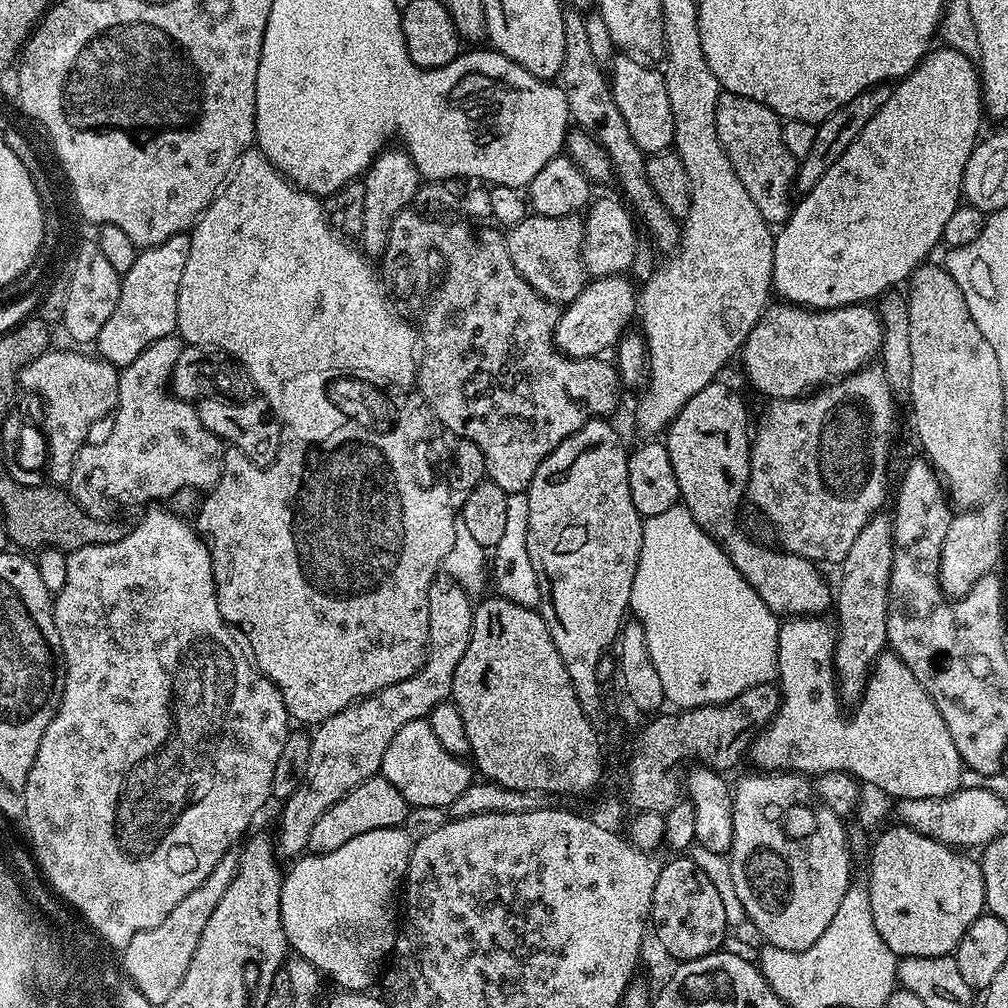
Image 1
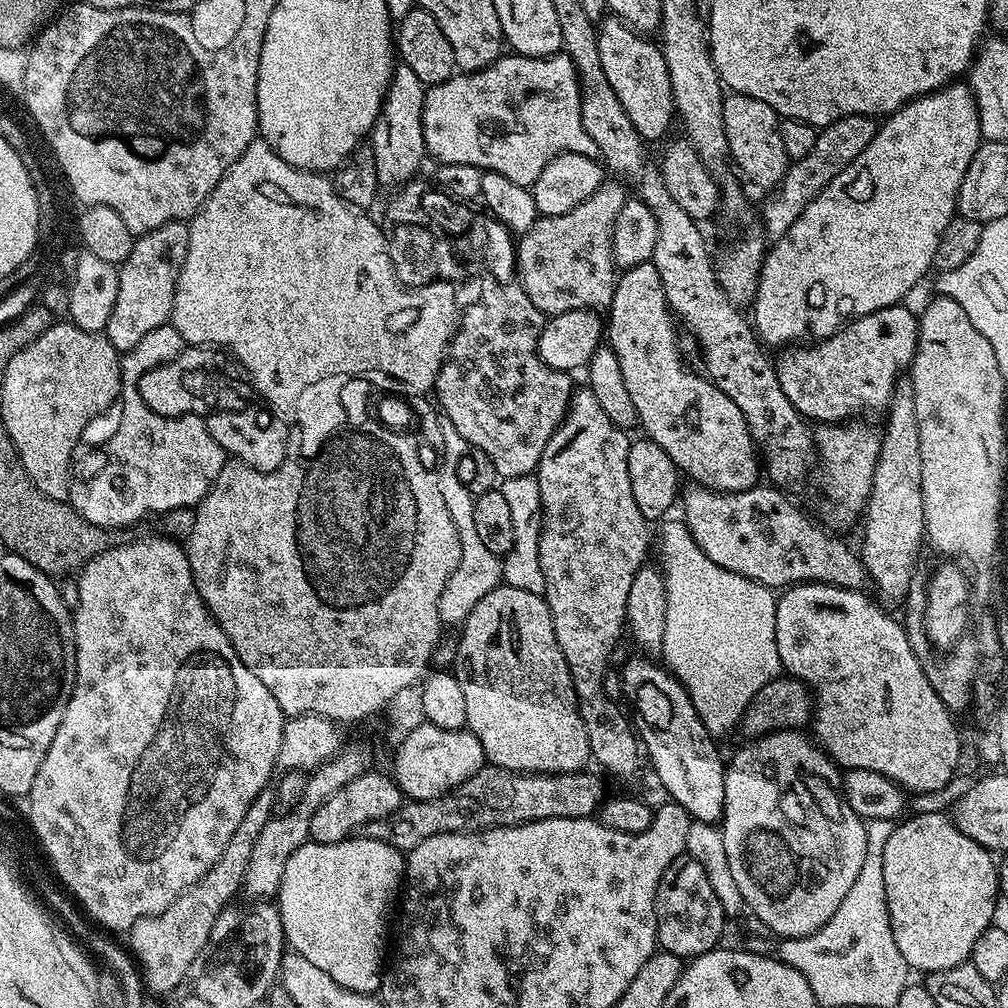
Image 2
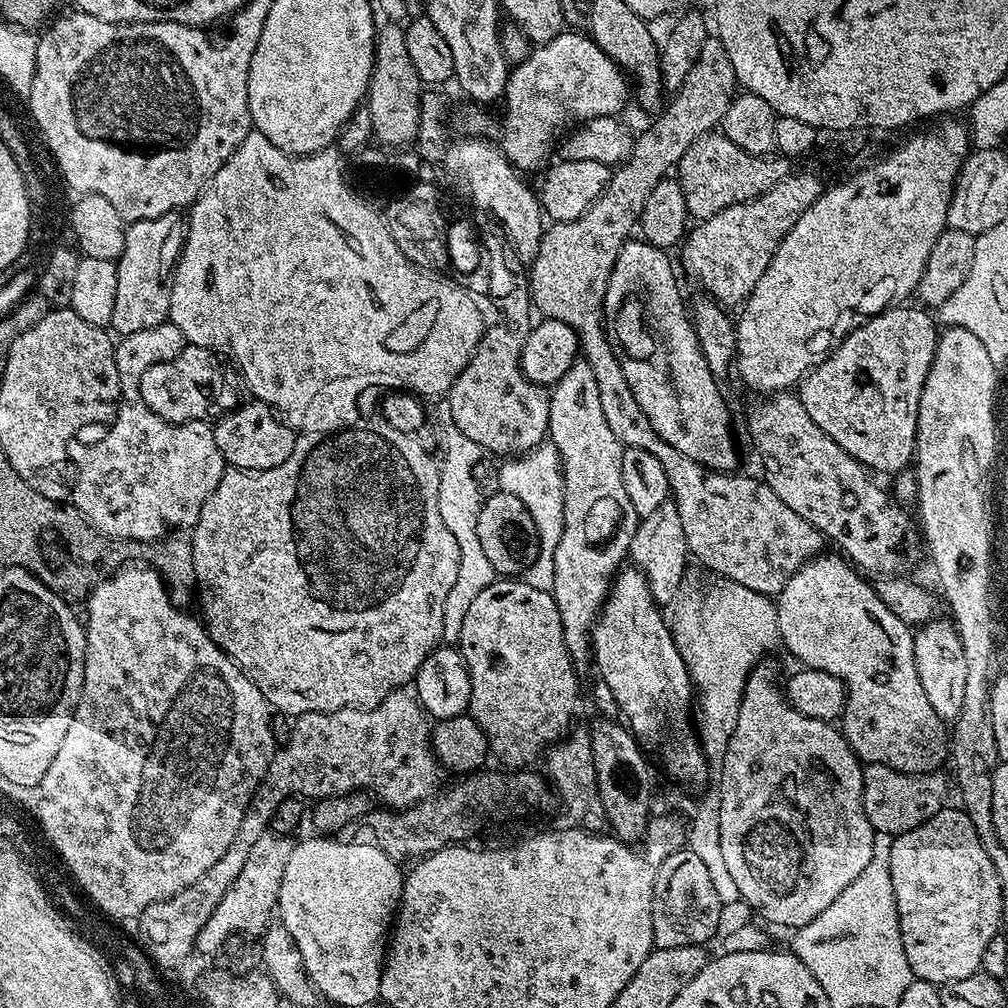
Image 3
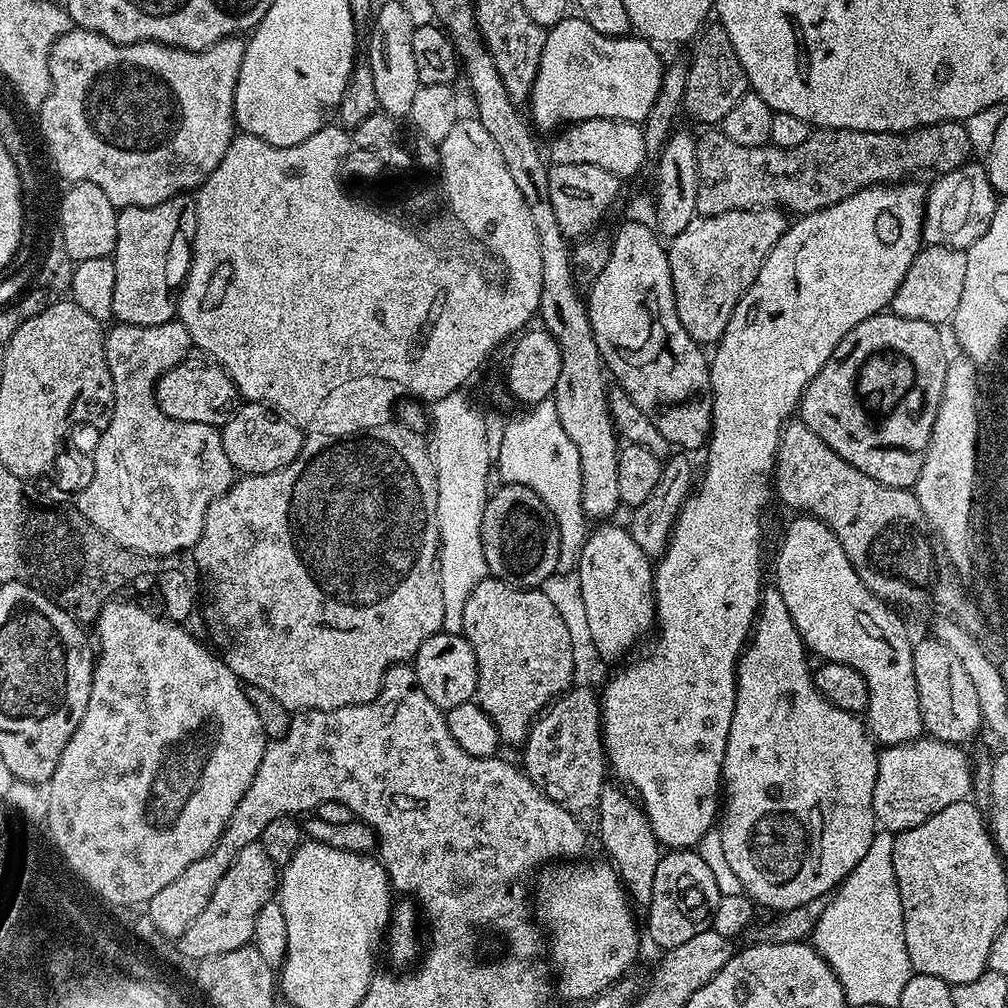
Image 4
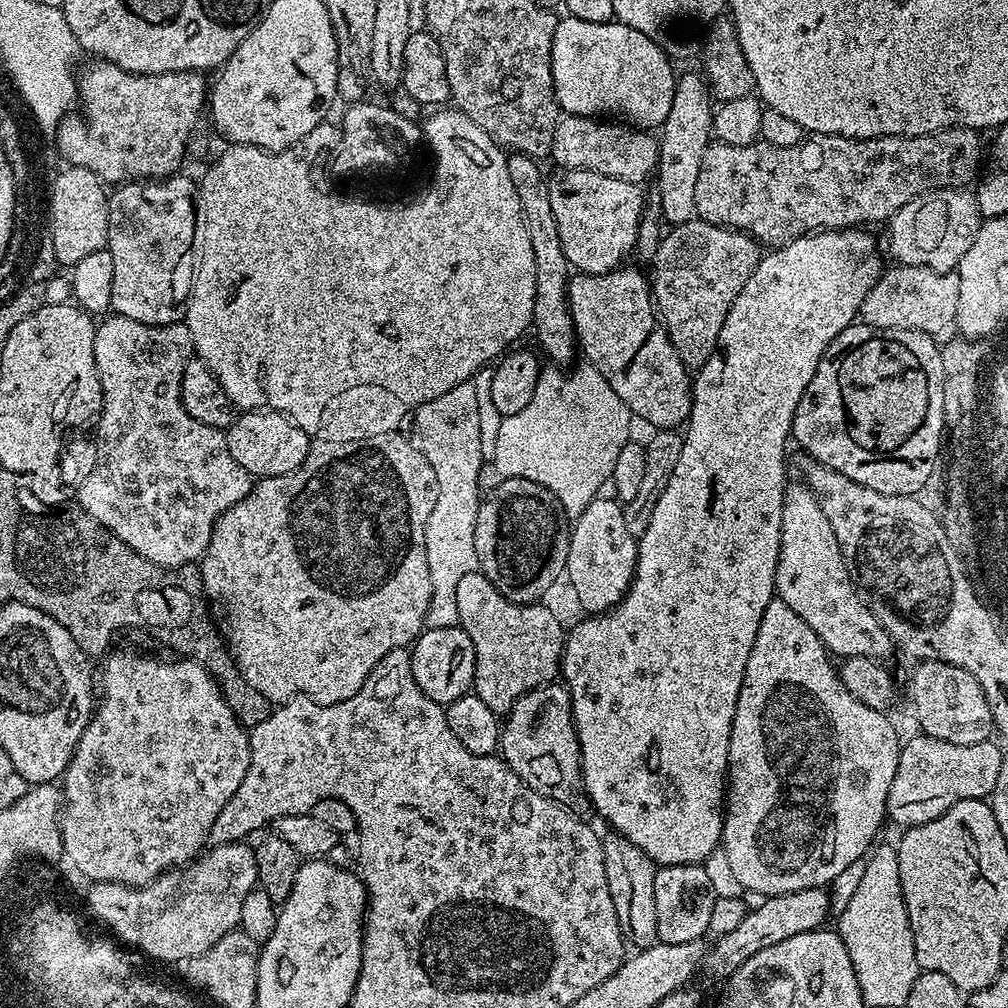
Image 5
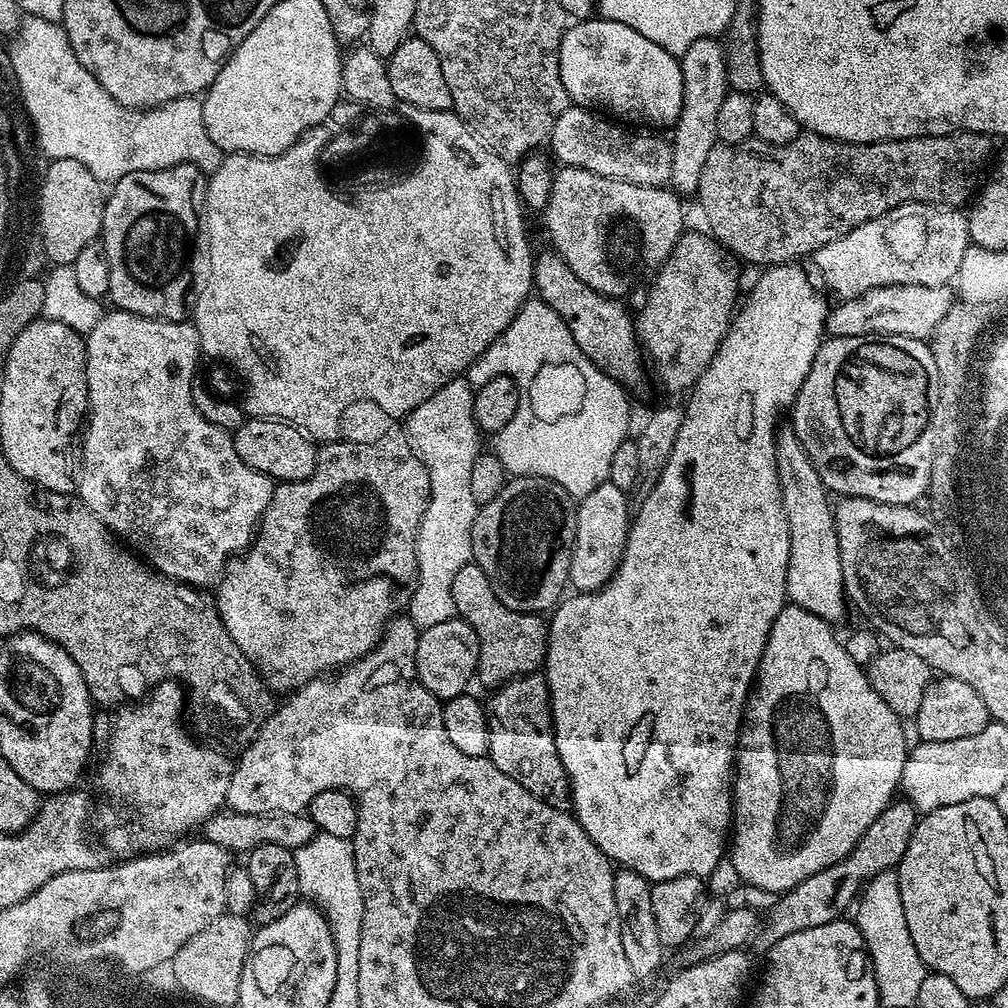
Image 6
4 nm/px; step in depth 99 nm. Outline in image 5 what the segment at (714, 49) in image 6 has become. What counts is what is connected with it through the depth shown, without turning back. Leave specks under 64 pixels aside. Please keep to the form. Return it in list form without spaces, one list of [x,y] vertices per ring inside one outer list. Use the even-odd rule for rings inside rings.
[[[699,71],[680,72],[674,102],[670,102],[670,114],[659,129],[660,161],[656,163],[654,181],[660,191],[660,212],[669,225],[685,224],[696,216],[694,185],[698,183],[698,169],[702,166],[702,154],[713,139],[712,113],[714,97],[708,91],[708,81]]]

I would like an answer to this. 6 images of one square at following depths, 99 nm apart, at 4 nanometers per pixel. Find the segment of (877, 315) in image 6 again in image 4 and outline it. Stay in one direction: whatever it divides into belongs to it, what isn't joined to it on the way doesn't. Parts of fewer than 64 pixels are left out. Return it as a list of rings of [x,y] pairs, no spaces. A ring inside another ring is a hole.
[[[937,244],[921,247],[910,270],[906,270],[906,278],[902,278],[902,284],[898,286],[898,290],[894,294],[890,305],[891,315],[902,318],[918,318],[922,322],[930,322],[937,326],[947,325],[952,319],[954,310],[958,310],[958,298],[962,298],[962,286],[966,286],[967,257],[967,251],[958,248],[947,248]]]

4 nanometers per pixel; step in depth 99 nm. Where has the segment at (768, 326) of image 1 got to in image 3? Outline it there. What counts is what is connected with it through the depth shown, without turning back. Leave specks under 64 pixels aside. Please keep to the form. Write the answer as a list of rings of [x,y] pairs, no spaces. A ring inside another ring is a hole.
[[[893,306],[855,328],[851,334],[833,348],[831,354],[818,367],[812,369],[798,385],[798,395],[806,414],[822,426],[842,450],[846,450],[865,468],[876,472],[895,474],[903,472],[913,463],[916,455],[918,430],[918,402],[922,402],[922,386],[934,362],[937,321],[931,311],[923,307]]]

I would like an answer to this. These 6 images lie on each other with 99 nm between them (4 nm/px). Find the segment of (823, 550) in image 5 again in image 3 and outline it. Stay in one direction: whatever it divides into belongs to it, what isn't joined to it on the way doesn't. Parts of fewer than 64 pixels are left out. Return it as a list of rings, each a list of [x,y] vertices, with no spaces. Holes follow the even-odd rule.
[[[821,554],[807,560],[786,582],[786,586],[781,590],[780,595],[775,597],[774,603],[778,614],[778,630],[780,631],[779,639],[782,644],[788,647],[788,652],[794,659],[801,660],[799,663],[803,667],[826,670],[826,674],[834,674],[834,678],[838,678],[844,684],[848,697],[842,717],[842,735],[848,739],[848,745],[854,750],[854,754],[859,760],[864,764],[885,764],[899,772],[935,772],[941,767],[939,764],[943,760],[945,763],[946,757],[949,755],[950,736],[946,731],[945,721],[940,720],[938,714],[934,714],[934,706],[930,706],[930,702],[926,699],[926,690],[922,690],[922,681],[918,679],[918,666],[914,666],[913,629],[904,624],[902,618],[898,618],[898,614],[890,614],[886,602],[882,602],[882,598],[878,598],[875,587],[869,581],[867,584],[860,577],[863,575],[843,555],[828,555]]]

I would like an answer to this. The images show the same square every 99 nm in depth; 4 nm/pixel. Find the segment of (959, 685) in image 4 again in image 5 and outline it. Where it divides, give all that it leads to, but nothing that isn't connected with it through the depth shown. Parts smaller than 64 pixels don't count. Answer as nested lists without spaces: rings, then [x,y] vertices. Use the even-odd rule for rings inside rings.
[[[922,660],[915,666],[917,668],[912,672],[912,681],[908,684],[908,696],[912,699],[912,708],[916,711],[917,722],[920,723],[919,731],[923,735],[938,738],[942,742],[954,742],[958,746],[974,746],[974,742],[982,742],[993,735],[994,725],[990,706],[974,674],[941,660]]]

